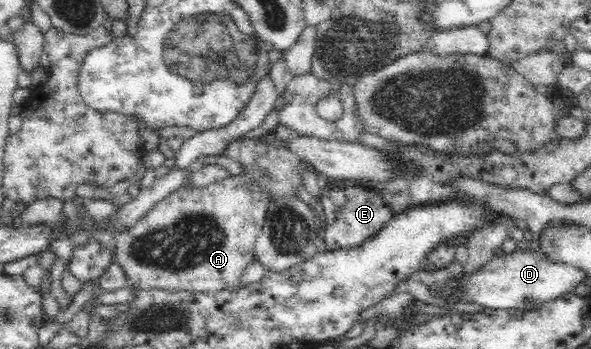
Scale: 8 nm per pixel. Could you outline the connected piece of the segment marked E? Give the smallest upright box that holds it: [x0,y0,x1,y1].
[321,187,395,252]

